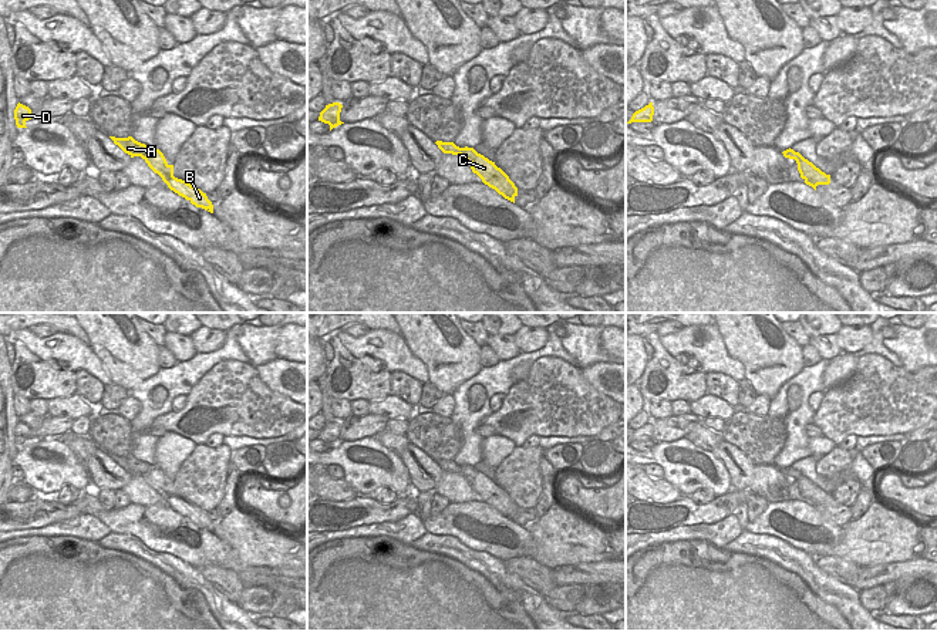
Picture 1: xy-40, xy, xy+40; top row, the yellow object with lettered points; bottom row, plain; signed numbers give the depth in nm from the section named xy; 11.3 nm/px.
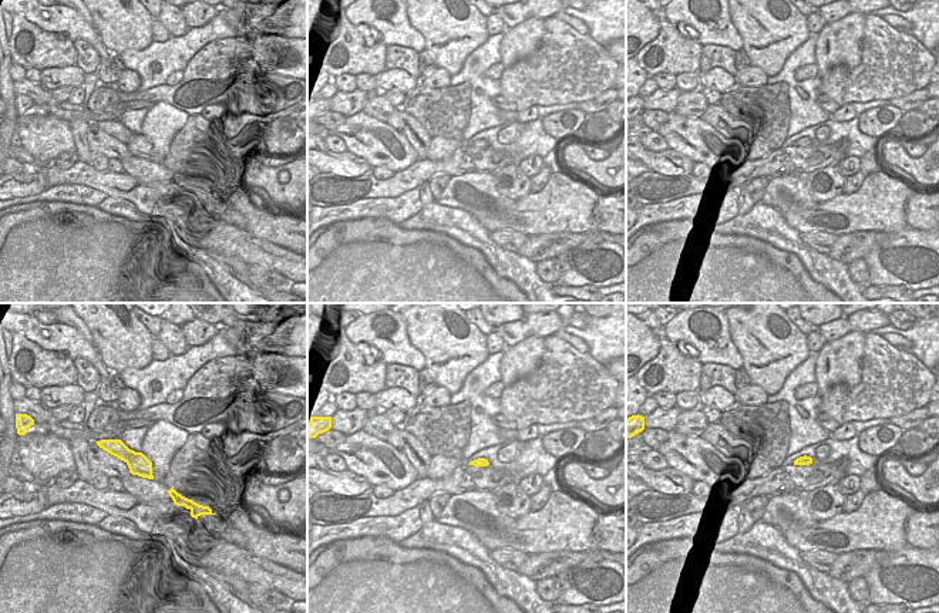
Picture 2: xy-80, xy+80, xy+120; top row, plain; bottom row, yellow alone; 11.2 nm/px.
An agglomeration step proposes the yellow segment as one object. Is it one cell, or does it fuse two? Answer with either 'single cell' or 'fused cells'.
fused cells

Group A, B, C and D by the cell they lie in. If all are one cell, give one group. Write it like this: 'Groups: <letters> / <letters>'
Groups: A / B C D.

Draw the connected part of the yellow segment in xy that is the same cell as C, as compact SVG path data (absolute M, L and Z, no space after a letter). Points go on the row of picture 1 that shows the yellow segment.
M478 153L478 156L473 159L473 163L471 165L471 169L482 179L485 185L515 203L518 188L509 179L509 176L495 165L495 162Z

